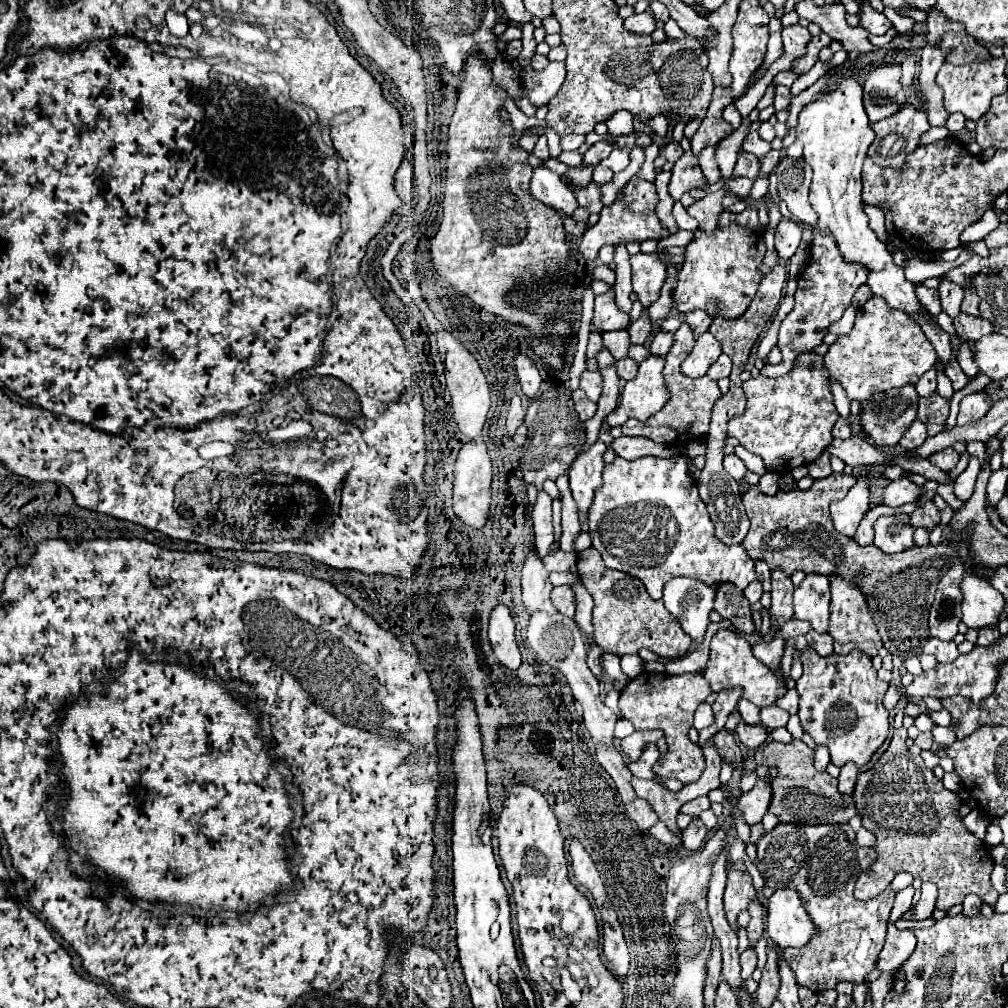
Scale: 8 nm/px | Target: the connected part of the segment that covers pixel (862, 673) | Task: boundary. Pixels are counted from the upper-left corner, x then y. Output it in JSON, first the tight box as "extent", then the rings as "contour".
{"extent":[796,647,888,767],"contour":[[[806,647],[800,651],[800,661],[804,673],[796,681],[796,691],[800,695],[798,715],[804,731],[816,745],[830,749],[834,765],[842,767],[852,761],[856,767],[864,767],[888,737],[888,711],[882,705],[888,683],[876,677],[870,657],[862,651],[850,651],[846,657],[830,655],[824,659],[818,657],[812,647]]]}

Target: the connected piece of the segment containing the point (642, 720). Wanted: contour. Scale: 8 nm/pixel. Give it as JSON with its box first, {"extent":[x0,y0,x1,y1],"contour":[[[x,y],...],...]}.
{"extent":[618,671,712,785],"contour":[[[648,671],[630,679],[628,685],[620,691],[620,701],[618,701],[620,713],[634,725],[636,731],[640,729],[664,731],[668,751],[666,755],[660,755],[660,759],[654,763],[652,771],[656,775],[678,779],[684,785],[700,779],[704,771],[704,757],[700,755],[700,747],[688,739],[688,729],[692,727],[692,717],[696,707],[704,703],[710,693],[712,691],[708,687],[708,681],[702,675],[692,675],[692,673],[668,675],[668,673],[648,673]]]}

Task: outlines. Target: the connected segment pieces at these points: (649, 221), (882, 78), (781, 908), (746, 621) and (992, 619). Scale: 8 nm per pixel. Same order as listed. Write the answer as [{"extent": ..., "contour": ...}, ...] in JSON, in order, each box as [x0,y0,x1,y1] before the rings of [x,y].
[{"extent":[580,177,670,261],"contour":[[[632,177],[624,189],[622,189],[622,199],[614,201],[612,205],[604,207],[600,211],[600,221],[590,227],[586,231],[586,235],[582,237],[580,241],[580,253],[588,259],[588,261],[594,261],[598,257],[598,251],[602,245],[618,245],[620,241],[622,243],[642,243],[646,239],[654,239],[654,241],[660,241],[660,239],[666,239],[670,235],[668,229],[662,227],[658,215],[656,215],[656,203],[658,203],[658,193],[656,193],[656,187],[640,177]]]},{"extent":[864,63,922,123],"contour":[[[892,63],[874,69],[864,81],[864,107],[872,123],[892,117],[902,109],[904,103],[910,103],[914,109],[922,111],[922,93],[914,83],[904,87],[900,77],[900,65]]]},{"extent":[766,889,818,947],"contour":[[[776,889],[768,899],[766,931],[780,947],[806,947],[818,933],[800,897],[792,889]]]},{"extent":[714,583,756,635],"contour":[[[722,583],[716,589],[716,599],[714,599],[714,609],[728,619],[736,631],[742,631],[746,635],[756,631],[756,625],[752,621],[752,609],[750,601],[744,597],[744,593],[732,585],[732,583]]]},{"extent":[962,569,1004,629],"contour":[[[968,569],[962,583],[964,603],[962,603],[962,621],[970,629],[996,627],[998,617],[1004,611],[1004,597],[976,571]]]}]

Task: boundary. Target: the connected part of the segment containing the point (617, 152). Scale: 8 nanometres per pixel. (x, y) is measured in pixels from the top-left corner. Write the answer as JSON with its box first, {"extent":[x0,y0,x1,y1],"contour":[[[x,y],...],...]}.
{"extent":[604,149,630,173],"contour":[[[614,149],[608,159],[604,159],[604,165],[610,167],[614,173],[616,171],[624,171],[630,163],[630,151],[628,149]]]}

